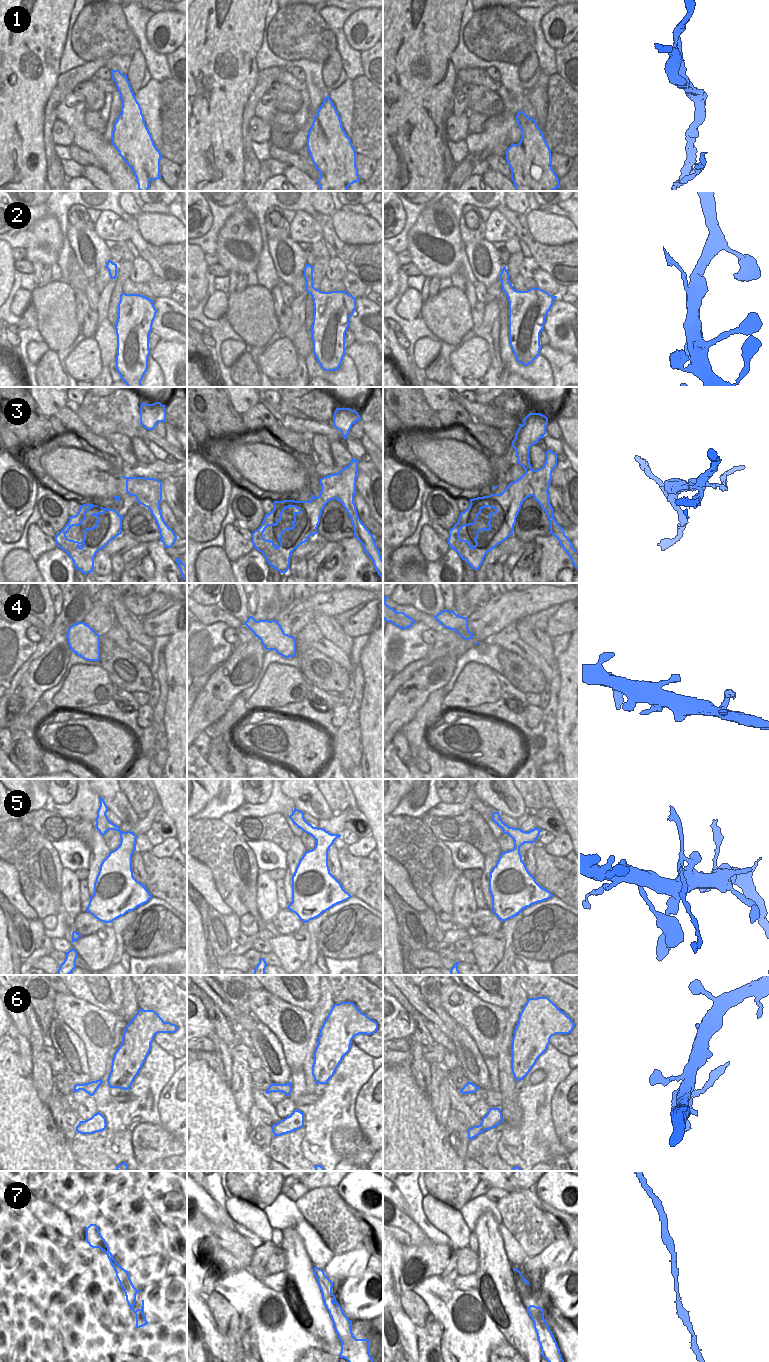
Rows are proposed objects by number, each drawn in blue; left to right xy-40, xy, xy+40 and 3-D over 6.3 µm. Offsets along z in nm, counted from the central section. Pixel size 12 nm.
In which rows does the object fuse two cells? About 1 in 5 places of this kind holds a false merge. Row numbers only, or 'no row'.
1, 3, 6

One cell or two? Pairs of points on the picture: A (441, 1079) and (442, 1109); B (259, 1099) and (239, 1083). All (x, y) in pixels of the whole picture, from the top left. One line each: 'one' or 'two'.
A: one
B: two

